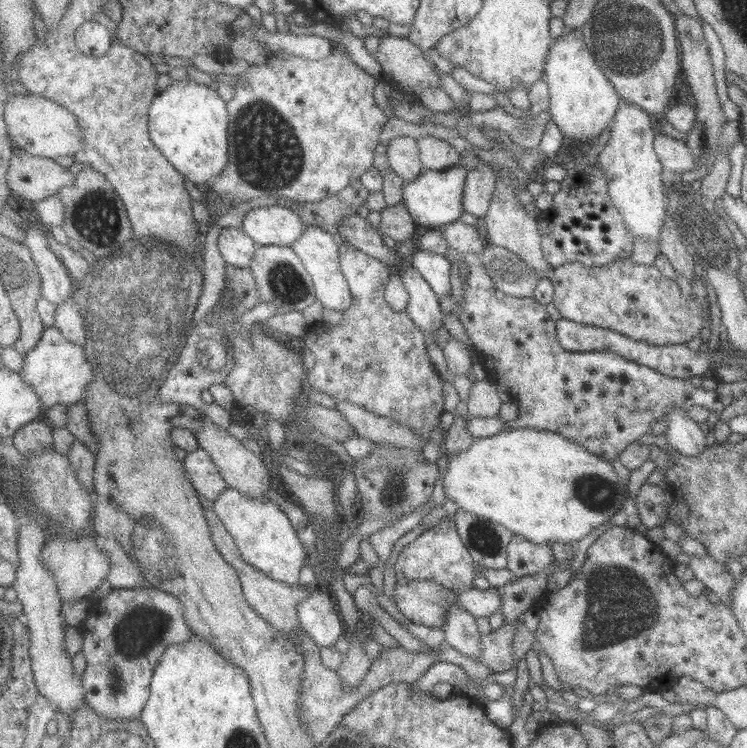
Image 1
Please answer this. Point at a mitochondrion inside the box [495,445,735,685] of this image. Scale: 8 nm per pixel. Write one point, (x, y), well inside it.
(623, 606)

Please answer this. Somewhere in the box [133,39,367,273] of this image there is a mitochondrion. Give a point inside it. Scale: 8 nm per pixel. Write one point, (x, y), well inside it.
(268, 152)

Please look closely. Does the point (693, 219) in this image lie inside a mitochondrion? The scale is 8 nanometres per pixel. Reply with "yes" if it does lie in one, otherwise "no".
yes

